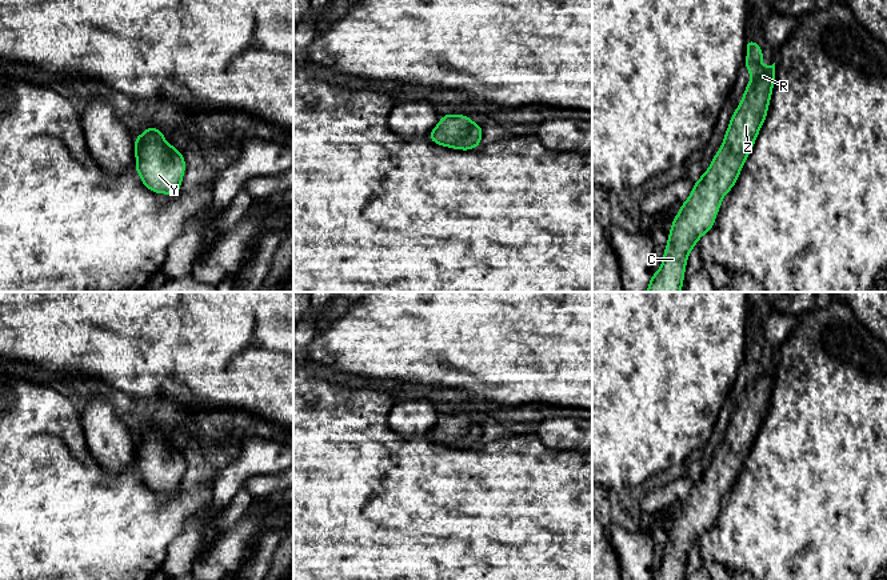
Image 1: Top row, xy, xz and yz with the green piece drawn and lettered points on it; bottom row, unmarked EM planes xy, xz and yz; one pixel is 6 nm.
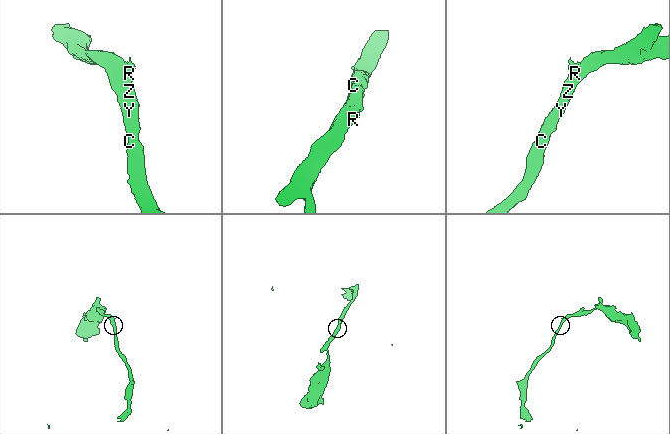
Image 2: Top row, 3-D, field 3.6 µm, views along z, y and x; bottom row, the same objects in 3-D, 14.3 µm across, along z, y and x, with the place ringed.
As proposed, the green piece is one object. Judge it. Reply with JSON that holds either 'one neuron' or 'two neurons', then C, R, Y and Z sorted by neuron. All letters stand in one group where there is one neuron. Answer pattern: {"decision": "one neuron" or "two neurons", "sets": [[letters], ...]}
{"decision": "one neuron", "sets": [["C", "R", "Y", "Z"]]}

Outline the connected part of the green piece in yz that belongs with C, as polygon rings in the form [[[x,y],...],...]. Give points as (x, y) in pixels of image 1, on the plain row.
[[[752,336],[744,348],[748,351],[744,363],[751,380],[731,416],[720,449],[714,453],[710,467],[694,483],[691,495],[674,516],[662,564],[652,572],[651,580],[684,579],[688,552],[714,525],[722,499],[738,480],[766,419],[775,381],[775,361],[770,365],[762,363],[762,345]]]

